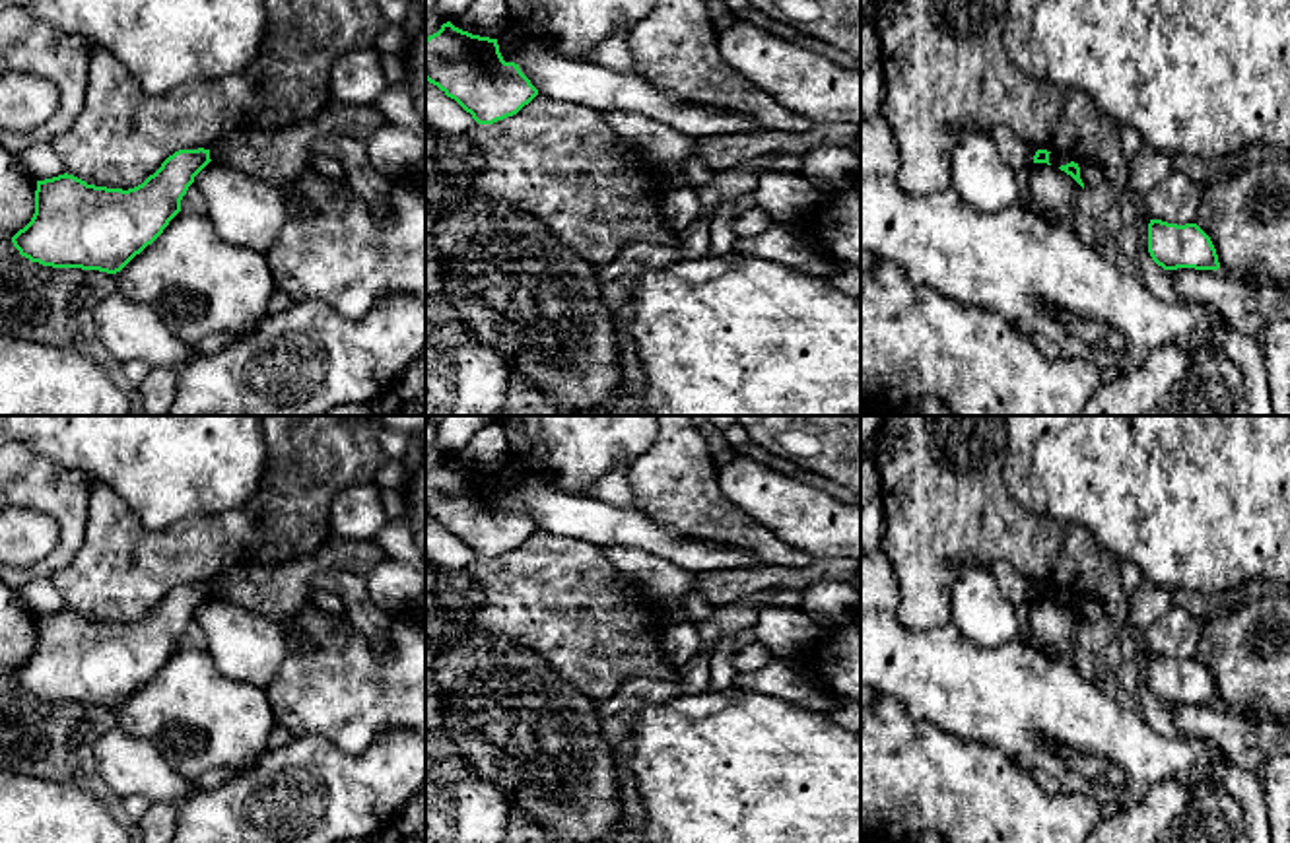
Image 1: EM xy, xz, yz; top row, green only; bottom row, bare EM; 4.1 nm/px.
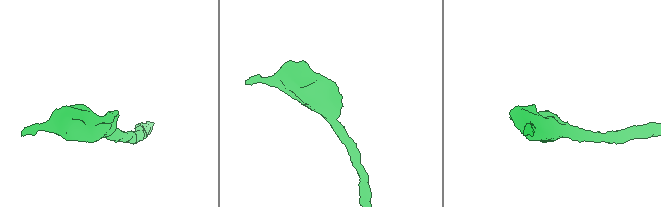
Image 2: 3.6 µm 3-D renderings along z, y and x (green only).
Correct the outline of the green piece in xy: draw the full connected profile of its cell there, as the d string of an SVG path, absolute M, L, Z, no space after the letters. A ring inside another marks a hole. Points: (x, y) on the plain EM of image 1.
M179 585L142 620L128 625L87 620L68 608L37 616L35 649L12 678L21 691L43 701L117 709L163 668L181 647L181 635L194 612L210 596L210 585Z

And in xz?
M451 456L425 474L425 515L478 559L513 552L538 530L519 499L503 495L497 474L472 470Z

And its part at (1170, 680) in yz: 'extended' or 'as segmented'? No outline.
as segmented

